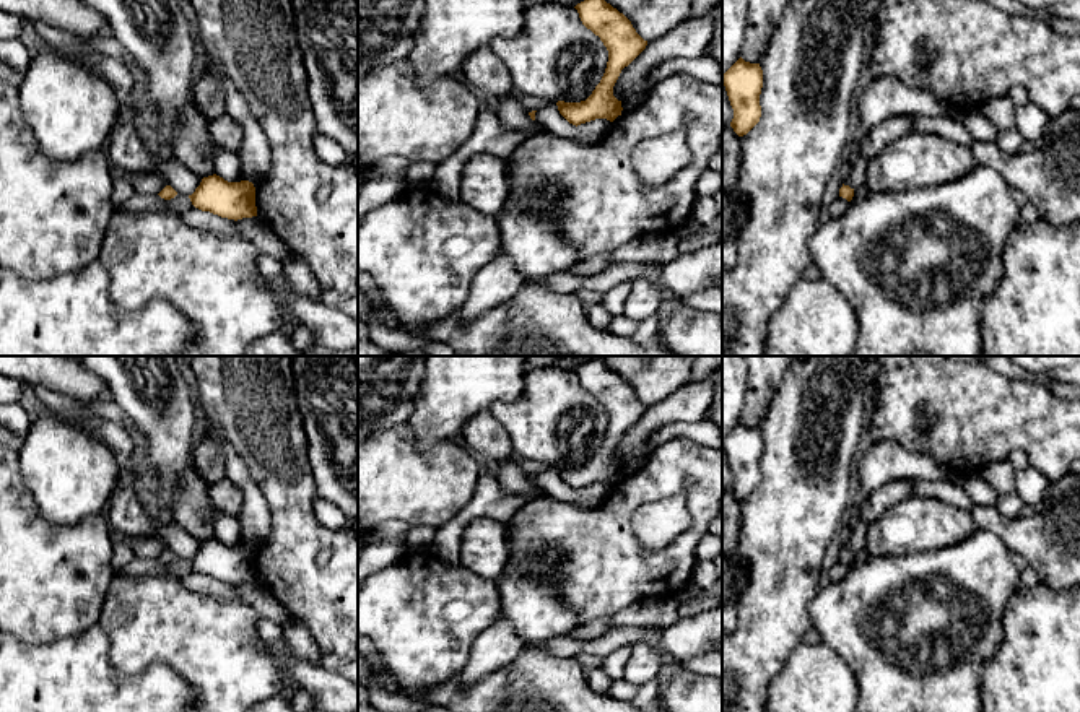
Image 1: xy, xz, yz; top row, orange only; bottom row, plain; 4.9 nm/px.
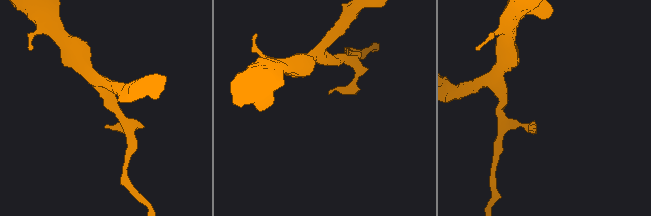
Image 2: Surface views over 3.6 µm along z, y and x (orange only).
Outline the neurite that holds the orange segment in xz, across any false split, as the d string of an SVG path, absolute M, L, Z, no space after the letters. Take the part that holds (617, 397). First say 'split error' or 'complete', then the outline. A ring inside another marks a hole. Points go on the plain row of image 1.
complete; M602 359L589 361L574 372L582 389L599 400L607 411L608 426L600 447L586 465L558 465L558 475L576 491L595 483L613 486L623 475L621 465L613 460L613 450L621 434L646 413L647 405L644 405L631 385L607 367Z

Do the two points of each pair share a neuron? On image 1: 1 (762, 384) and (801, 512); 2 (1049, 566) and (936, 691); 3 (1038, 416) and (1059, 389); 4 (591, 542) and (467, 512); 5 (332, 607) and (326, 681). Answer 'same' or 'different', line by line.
1: different
2: different
3: different
4: different
5: different

